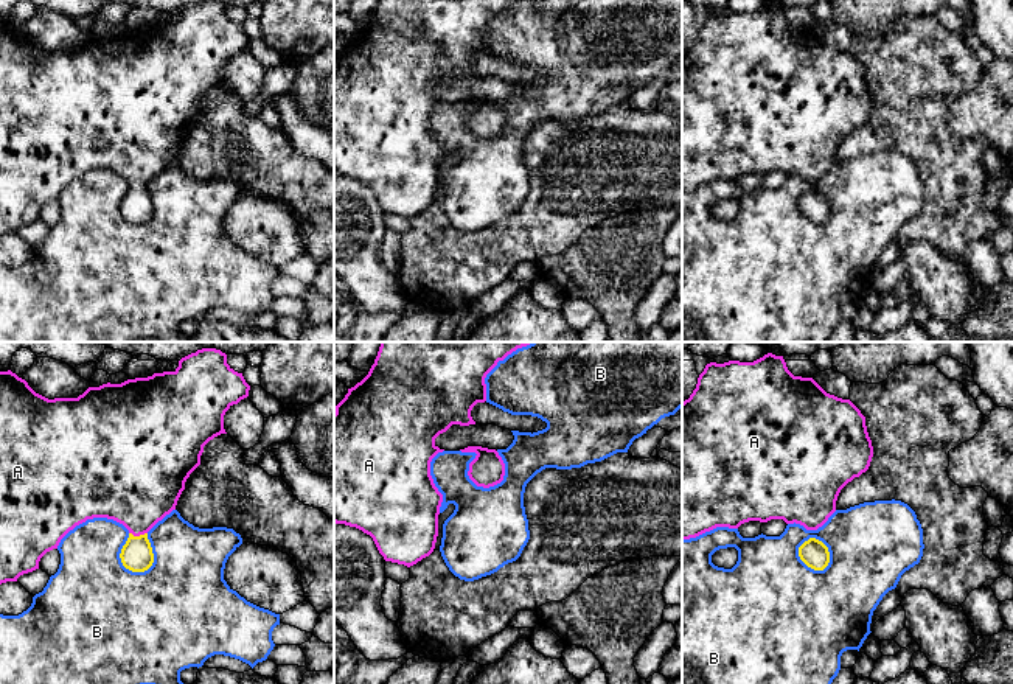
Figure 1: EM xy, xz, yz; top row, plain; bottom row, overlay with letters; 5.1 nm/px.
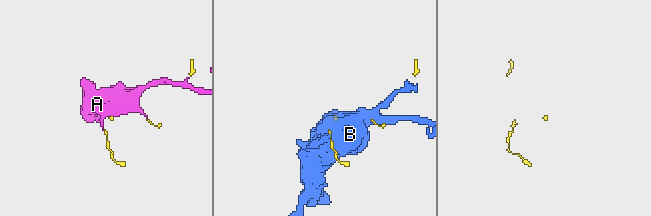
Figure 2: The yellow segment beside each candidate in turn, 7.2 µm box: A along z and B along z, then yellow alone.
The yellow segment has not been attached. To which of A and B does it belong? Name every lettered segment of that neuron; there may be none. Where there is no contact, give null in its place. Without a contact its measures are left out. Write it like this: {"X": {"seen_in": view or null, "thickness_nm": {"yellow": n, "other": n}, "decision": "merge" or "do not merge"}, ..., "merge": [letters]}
{"A": {"seen_in": "xy", "thickness_nm": {"yellow": 160, "other": 420}, "decision": "merge"}, "B": {"seen_in": "xy", "thickness_nm": {"yellow": 160, "other": 480}, "decision": "do not merge"}, "merge": ["A"]}

